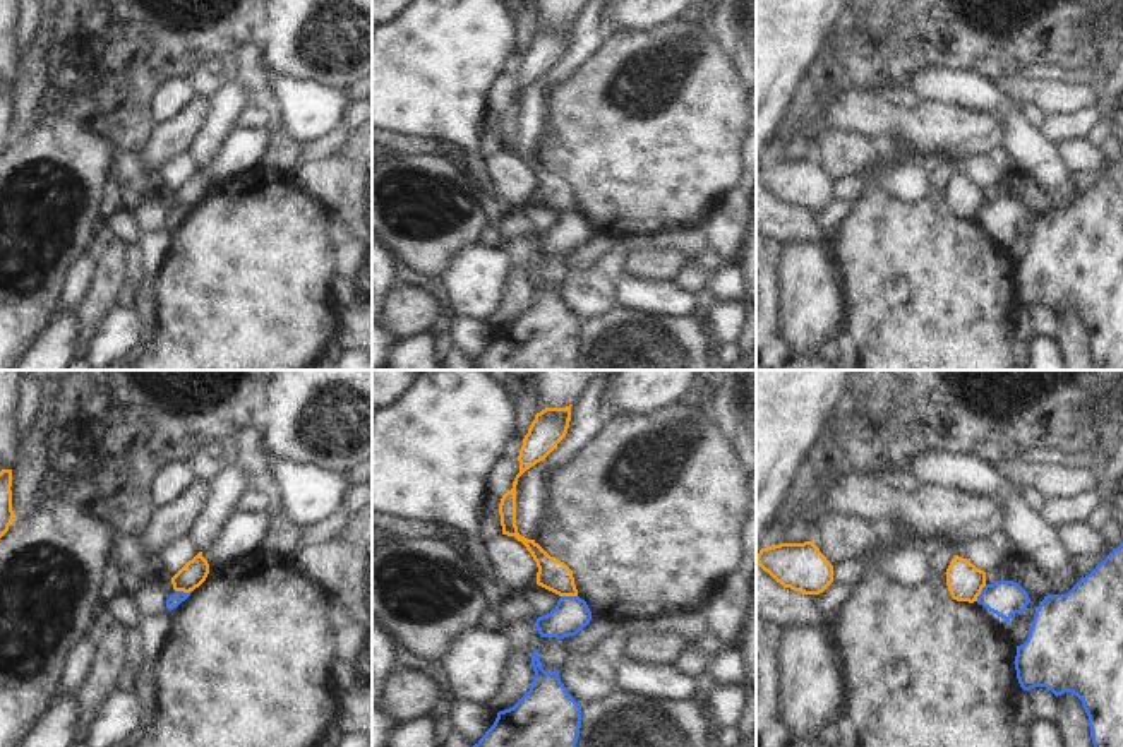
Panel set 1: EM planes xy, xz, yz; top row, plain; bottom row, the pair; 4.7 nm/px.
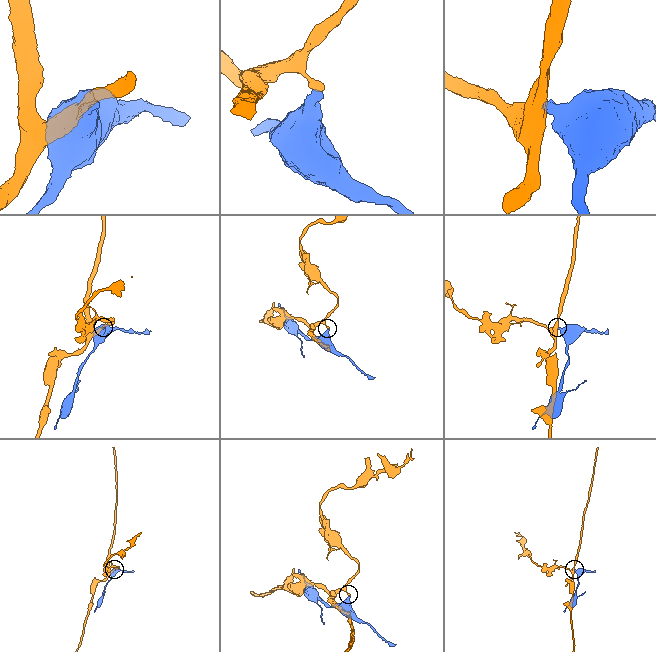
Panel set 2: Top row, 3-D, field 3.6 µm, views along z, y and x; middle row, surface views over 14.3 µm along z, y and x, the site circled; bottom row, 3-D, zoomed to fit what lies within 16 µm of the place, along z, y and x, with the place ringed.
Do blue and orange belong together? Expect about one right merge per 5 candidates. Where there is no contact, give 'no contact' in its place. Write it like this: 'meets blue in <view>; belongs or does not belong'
meets blue in xy; does not belong

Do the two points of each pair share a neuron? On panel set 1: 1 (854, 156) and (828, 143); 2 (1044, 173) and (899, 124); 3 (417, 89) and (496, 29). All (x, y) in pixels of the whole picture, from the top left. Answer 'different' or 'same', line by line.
1: same
2: different
3: same

